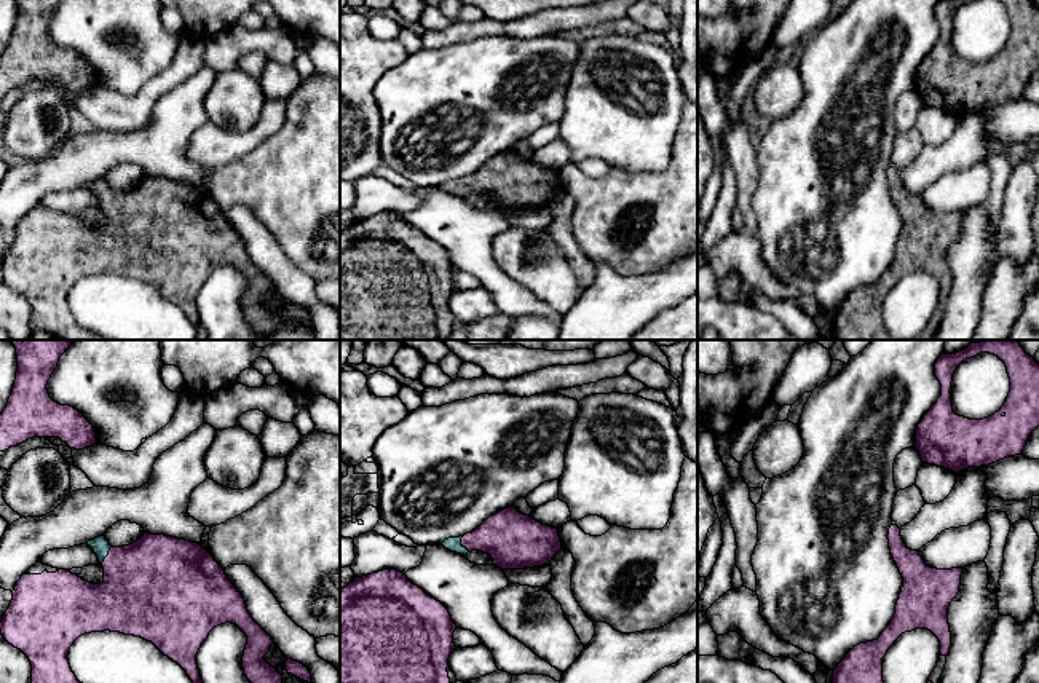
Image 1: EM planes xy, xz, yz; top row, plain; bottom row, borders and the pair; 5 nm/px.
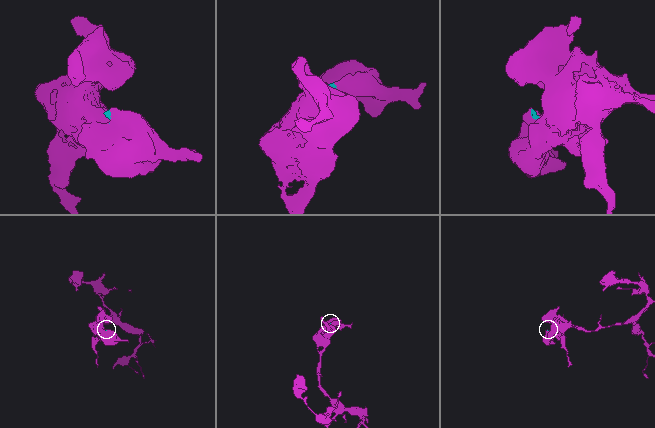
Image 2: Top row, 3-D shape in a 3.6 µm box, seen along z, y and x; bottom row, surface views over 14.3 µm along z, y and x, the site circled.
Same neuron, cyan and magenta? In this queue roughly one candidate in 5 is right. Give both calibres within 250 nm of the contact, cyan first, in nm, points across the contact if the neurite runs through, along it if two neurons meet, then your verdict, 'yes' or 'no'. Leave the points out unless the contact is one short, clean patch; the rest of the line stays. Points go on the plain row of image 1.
calibres 90 and 440 nm; way xy (99, 187), (106, 198), (146, 227); yes

